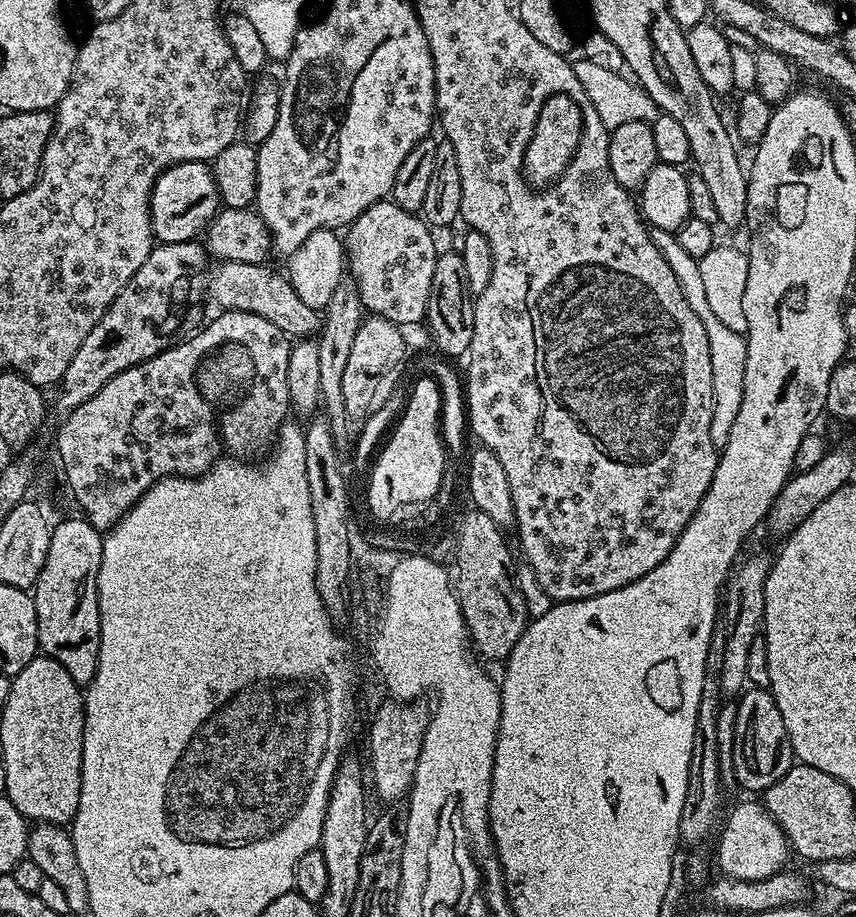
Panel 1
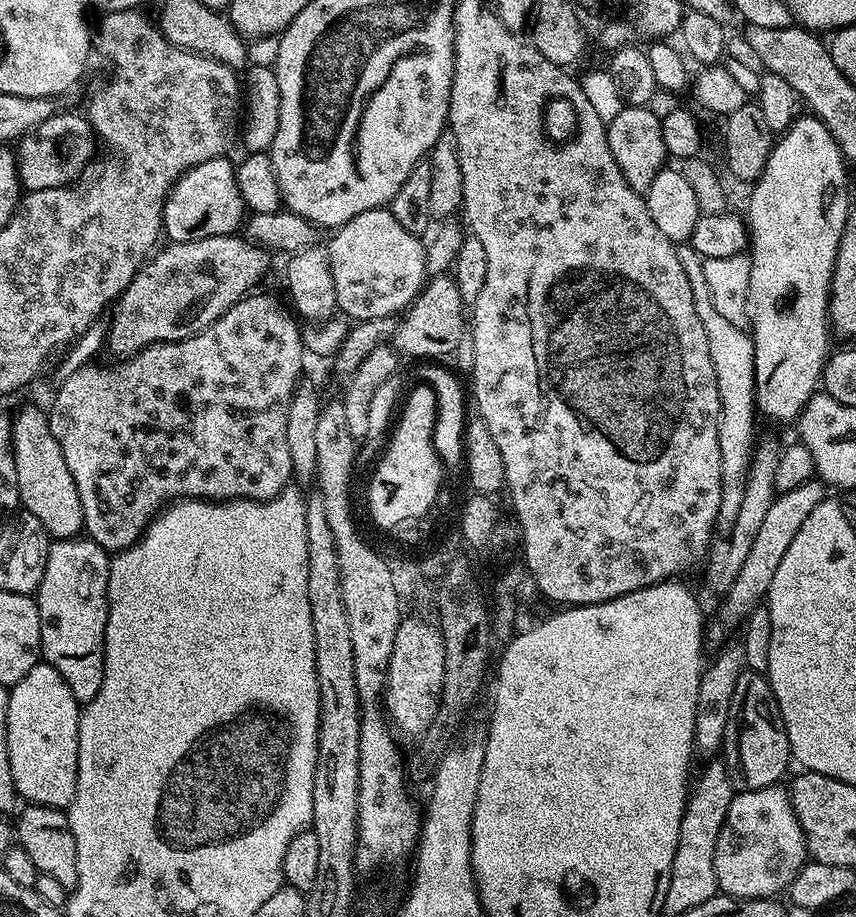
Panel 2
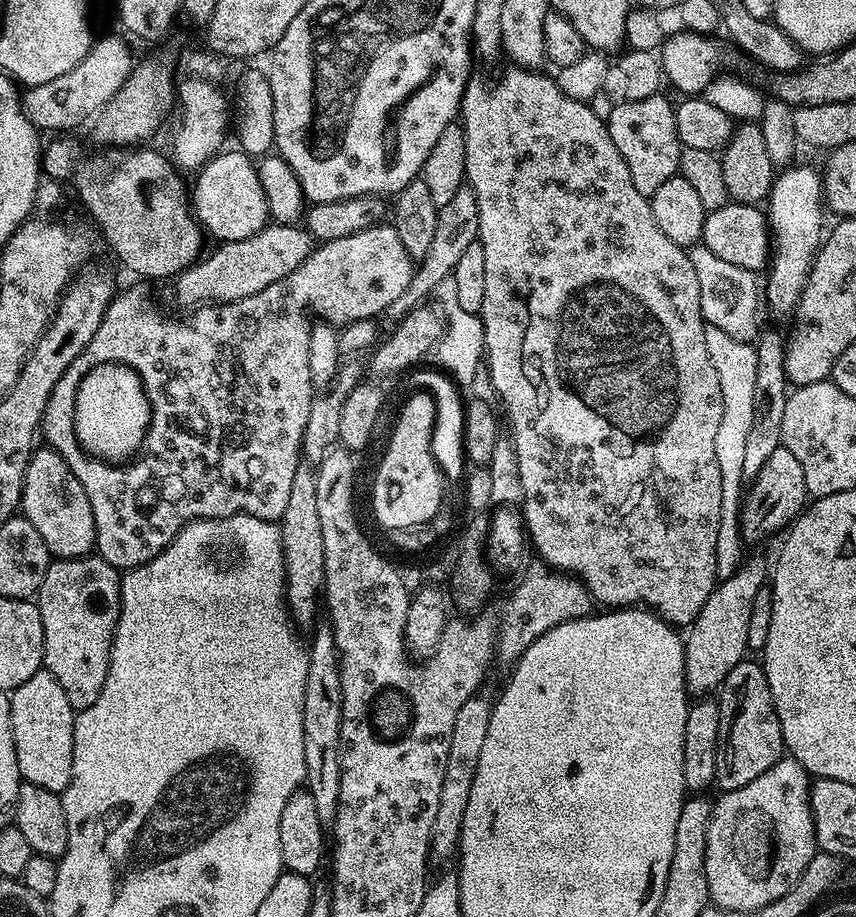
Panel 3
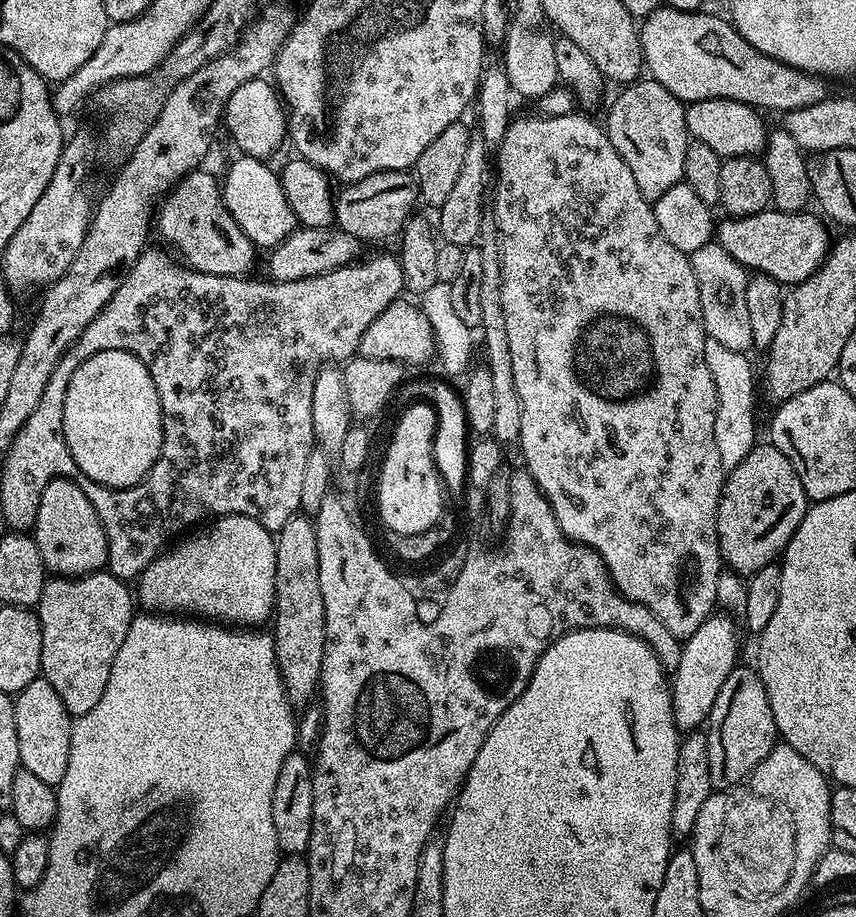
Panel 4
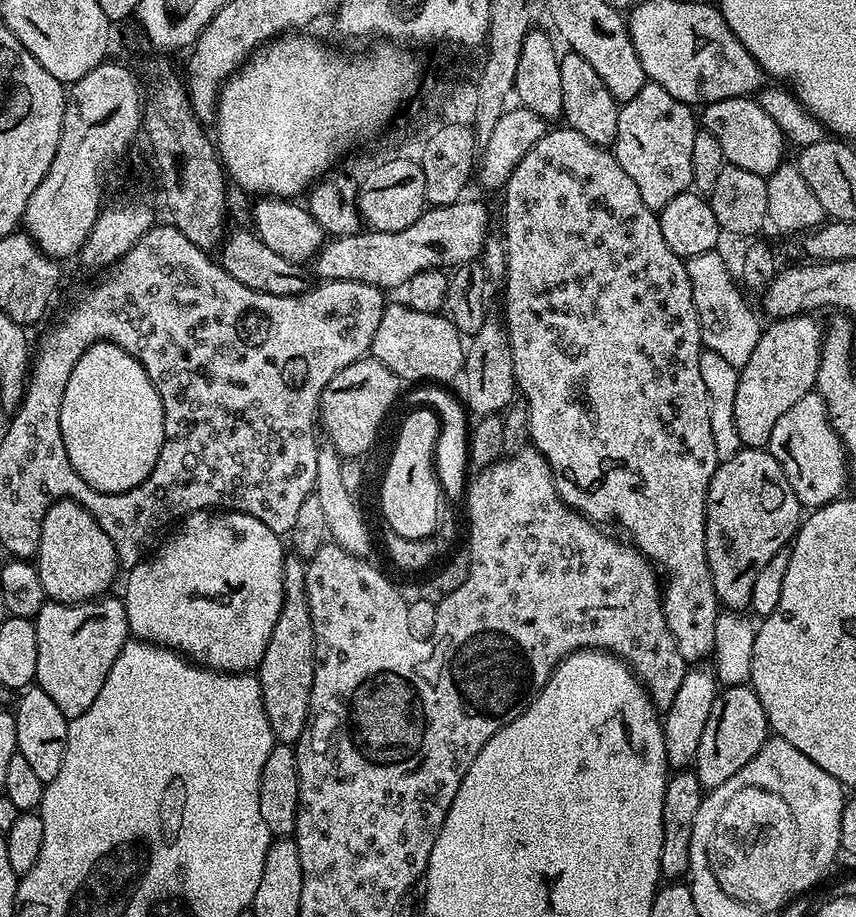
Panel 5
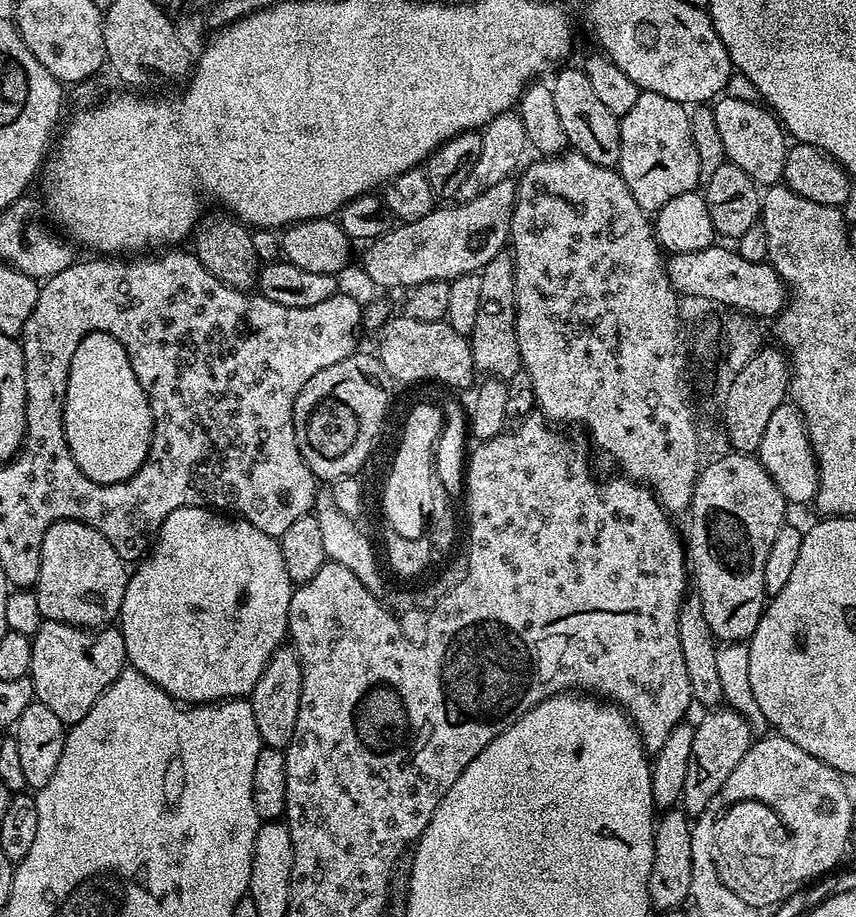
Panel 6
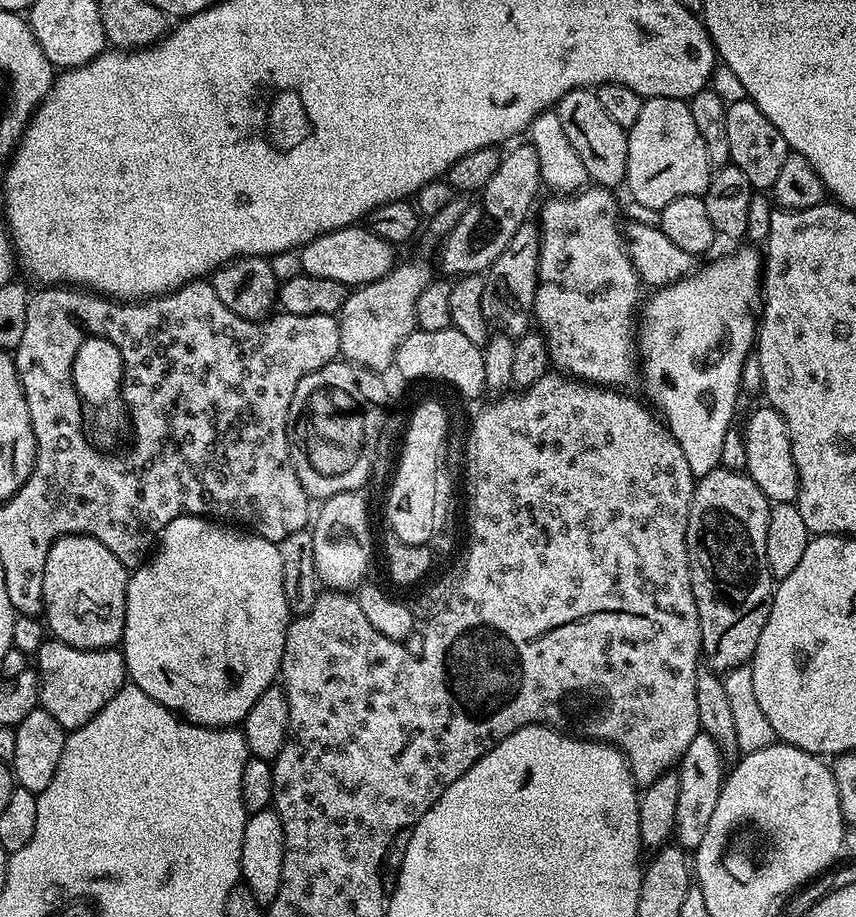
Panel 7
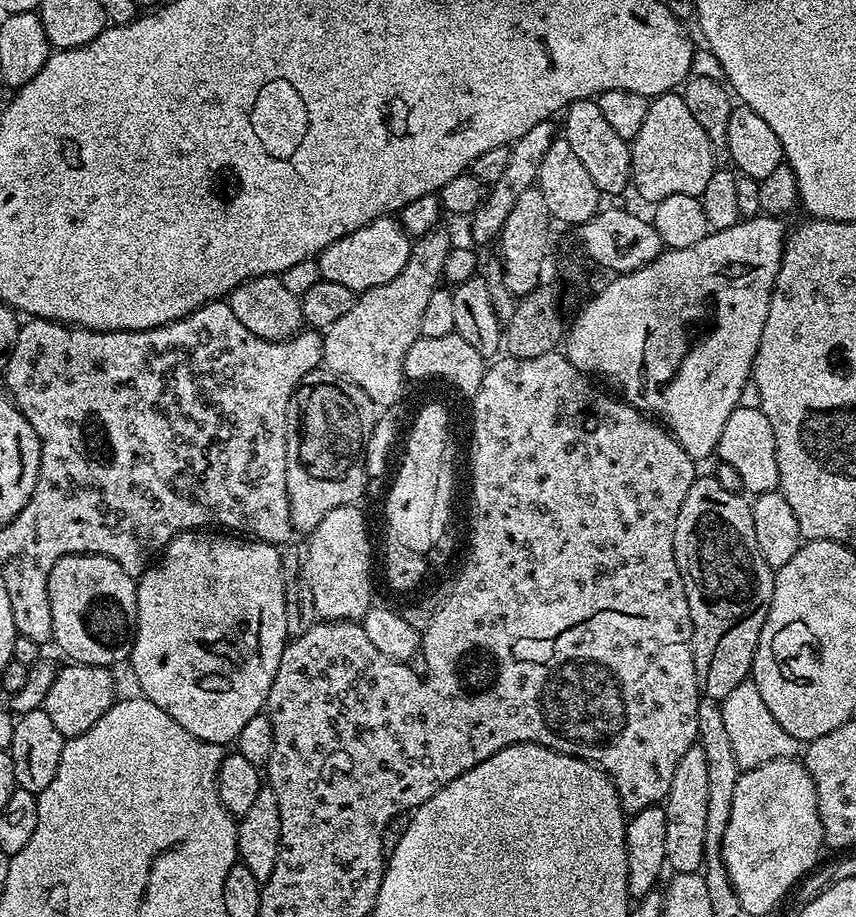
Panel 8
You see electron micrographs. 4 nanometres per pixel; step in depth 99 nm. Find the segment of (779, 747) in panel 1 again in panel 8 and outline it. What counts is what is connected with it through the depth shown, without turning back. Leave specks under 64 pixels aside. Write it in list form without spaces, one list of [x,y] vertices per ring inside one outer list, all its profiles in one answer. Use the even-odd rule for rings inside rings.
[[[699,742],[678,762],[678,770],[674,770],[674,782],[670,782],[668,799],[663,805],[666,822],[666,864],[673,873],[700,872],[704,866],[704,843],[706,842],[706,754],[702,754]]]

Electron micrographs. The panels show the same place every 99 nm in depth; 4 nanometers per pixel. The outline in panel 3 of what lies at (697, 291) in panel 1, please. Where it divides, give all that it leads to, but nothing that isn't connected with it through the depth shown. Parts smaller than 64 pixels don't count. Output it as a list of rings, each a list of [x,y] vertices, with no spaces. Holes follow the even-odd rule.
[[[705,323],[704,329],[706,330],[706,351],[710,353],[710,362],[714,362],[714,370],[718,370],[718,386],[722,386],[722,423],[718,426],[718,434],[714,441],[714,451],[718,453],[718,470],[722,470],[722,522],[718,524],[718,546],[716,547],[716,575],[720,580],[730,578],[736,571],[739,570],[740,565],[744,563],[746,559],[746,553],[743,552],[743,548],[746,547],[745,541],[742,539],[742,533],[740,530],[740,514],[742,511],[742,492],[740,496],[740,487],[745,487],[746,481],[743,478],[742,466],[745,463],[745,447],[746,442],[749,439],[749,431],[753,425],[754,417],[754,384],[757,381],[757,367],[758,367],[758,354],[755,347],[752,344],[746,342],[738,342],[738,338],[730,338],[730,334],[726,334],[723,330],[718,330],[718,326]]]

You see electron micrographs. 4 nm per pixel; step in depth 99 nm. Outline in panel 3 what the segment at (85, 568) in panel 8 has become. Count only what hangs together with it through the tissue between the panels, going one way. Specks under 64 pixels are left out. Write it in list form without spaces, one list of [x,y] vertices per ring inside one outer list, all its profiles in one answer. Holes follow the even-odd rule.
[[[47,446],[33,451],[24,475],[24,489],[20,495],[22,514],[42,534],[49,557],[73,560],[89,555],[96,546],[96,523],[90,498],[82,490],[82,482],[74,478],[74,470],[62,462],[62,458]]]

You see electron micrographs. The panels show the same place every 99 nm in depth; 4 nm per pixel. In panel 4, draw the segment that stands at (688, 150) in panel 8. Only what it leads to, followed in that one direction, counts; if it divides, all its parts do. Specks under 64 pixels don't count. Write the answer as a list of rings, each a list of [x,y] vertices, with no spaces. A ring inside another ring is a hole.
[[[641,78],[617,92],[620,93],[608,112],[608,137],[614,142],[614,150],[622,154],[622,162],[630,166],[630,174],[634,174],[640,193],[654,202],[684,178],[686,146],[690,142],[685,101],[651,78]]]

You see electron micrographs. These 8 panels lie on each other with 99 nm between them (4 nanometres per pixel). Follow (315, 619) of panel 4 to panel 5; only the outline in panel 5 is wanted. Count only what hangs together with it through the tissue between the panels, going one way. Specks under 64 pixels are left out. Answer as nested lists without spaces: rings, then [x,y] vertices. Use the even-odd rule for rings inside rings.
[[[288,554],[284,557],[282,590],[284,591],[282,612],[278,614],[278,622],[274,625],[274,630],[270,634],[270,642],[266,642],[266,654],[262,654],[258,675],[266,718],[270,718],[270,730],[275,734],[279,743],[295,745],[304,733],[304,727],[308,724],[310,690],[314,686],[314,666],[316,665],[314,628],[310,622],[310,602],[306,598],[306,564],[301,557],[295,554]]]

